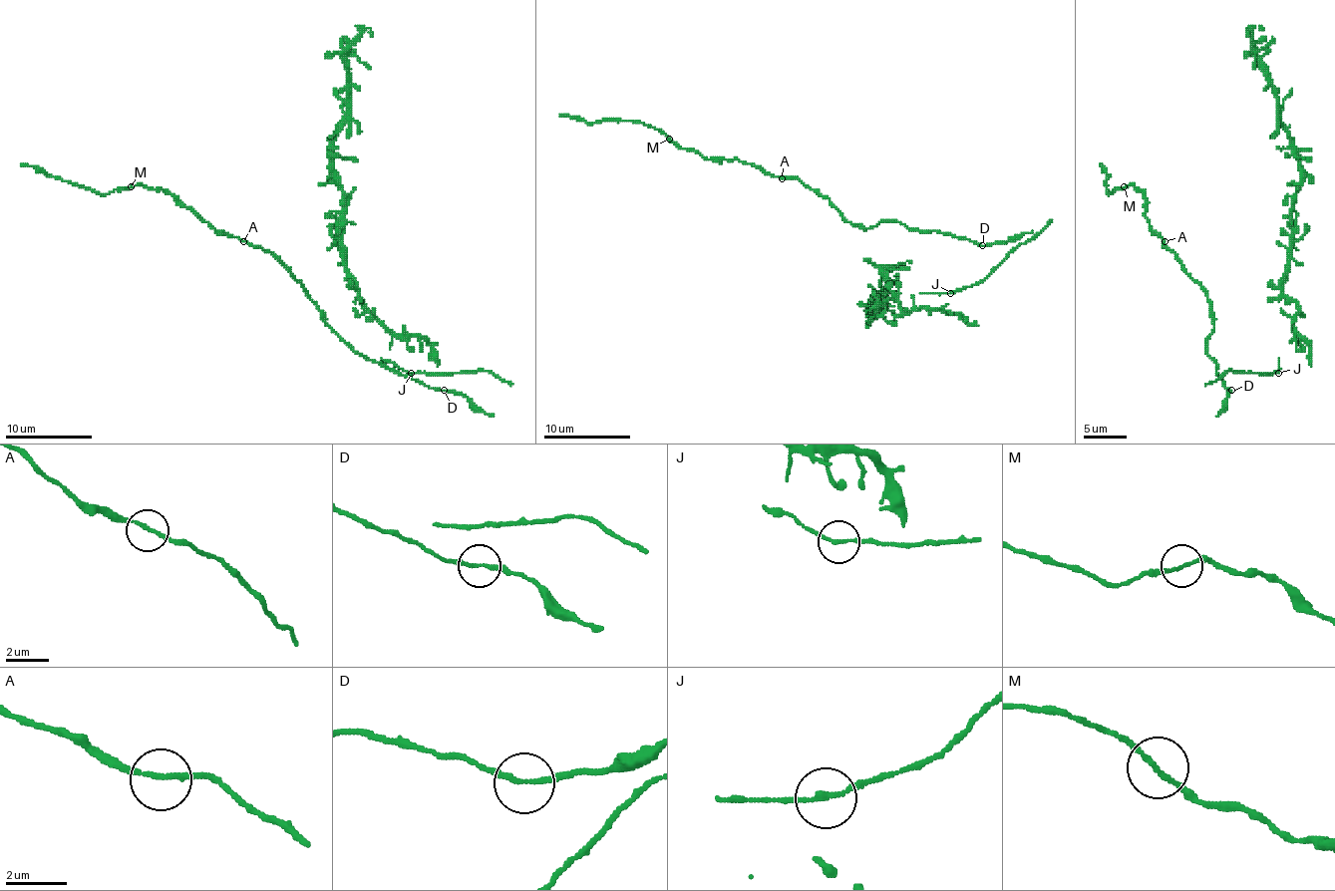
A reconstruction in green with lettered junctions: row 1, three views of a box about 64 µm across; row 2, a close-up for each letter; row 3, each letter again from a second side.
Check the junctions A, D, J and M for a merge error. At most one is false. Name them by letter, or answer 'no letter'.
no letter

